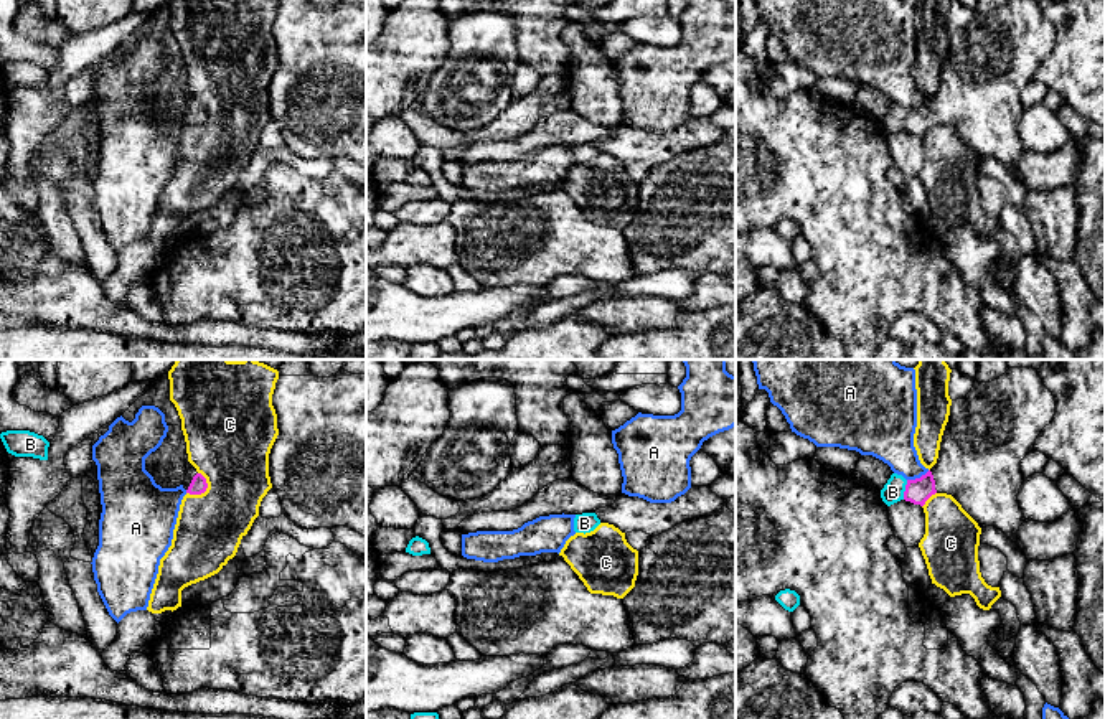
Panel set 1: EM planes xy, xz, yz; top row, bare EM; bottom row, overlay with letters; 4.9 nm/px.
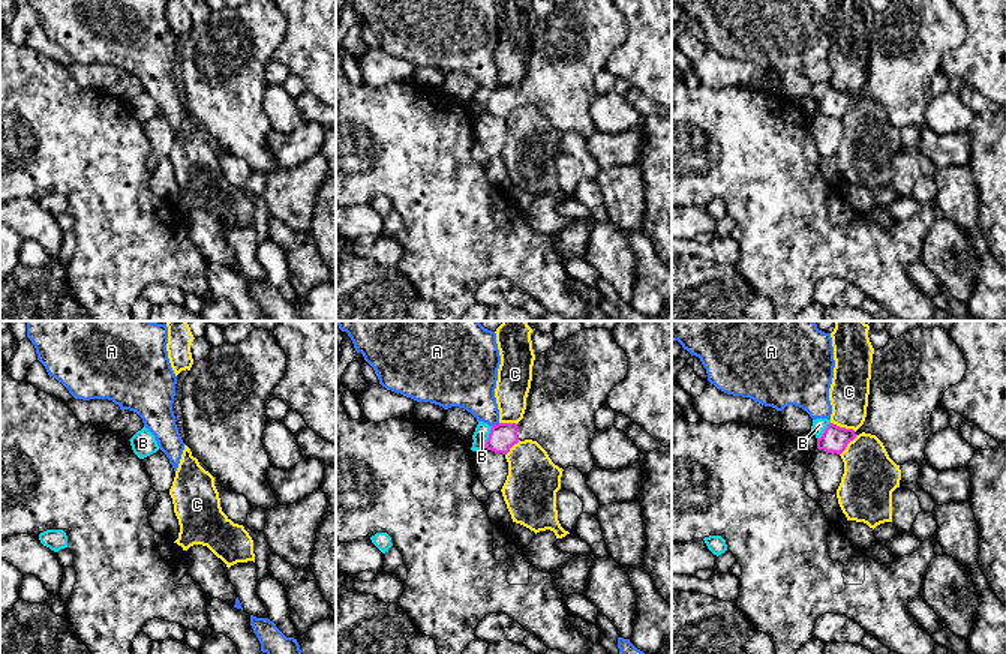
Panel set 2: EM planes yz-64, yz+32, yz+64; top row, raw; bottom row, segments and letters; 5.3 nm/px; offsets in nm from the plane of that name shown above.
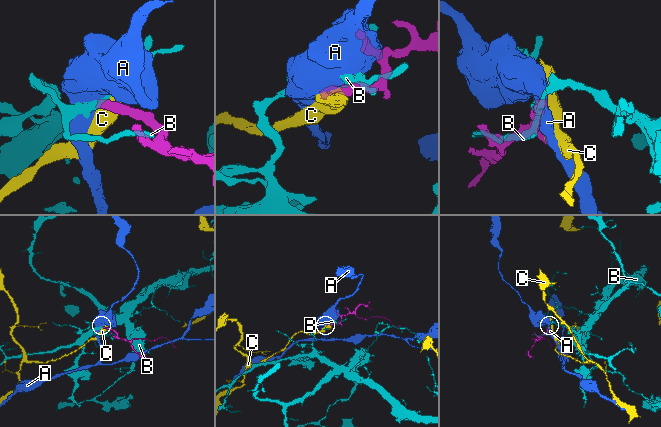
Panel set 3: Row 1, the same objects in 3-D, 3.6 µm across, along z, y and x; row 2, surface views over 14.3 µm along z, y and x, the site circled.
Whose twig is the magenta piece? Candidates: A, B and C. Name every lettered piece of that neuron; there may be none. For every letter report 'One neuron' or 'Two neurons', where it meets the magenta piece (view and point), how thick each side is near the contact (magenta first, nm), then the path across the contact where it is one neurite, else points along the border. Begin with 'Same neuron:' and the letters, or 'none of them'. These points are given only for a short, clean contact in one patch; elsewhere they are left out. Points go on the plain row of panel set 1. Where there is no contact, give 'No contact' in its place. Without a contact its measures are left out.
Same neuron: none of them
A: Two neurons. Touches magenta at yz (917, 109). Thickness 120 nm (magenta) against 240 nm. Boundary: yz (929, 101), (907, 111)
B: Two neurons. Touches magenta at yz (906, 121). Thickness 120 nm (magenta) against 110 nm
C: Two neurons. Touches magenta at xy (206, 117). Thickness 90 nm (magenta) against 420 nm. Boundary: xy (198, 103), (205, 109), (206, 119), (190, 126)

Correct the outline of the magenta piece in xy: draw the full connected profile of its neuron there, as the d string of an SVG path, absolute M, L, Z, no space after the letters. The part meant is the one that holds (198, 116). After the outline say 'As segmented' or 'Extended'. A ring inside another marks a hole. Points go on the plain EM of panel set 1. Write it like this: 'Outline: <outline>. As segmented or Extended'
Outline: M185 79L185 91L186 91L186 101L185 101L183 119L190 125L205 124L208 119L206 109L201 104L198 104L196 99L188 92L186 79Z. Extended

